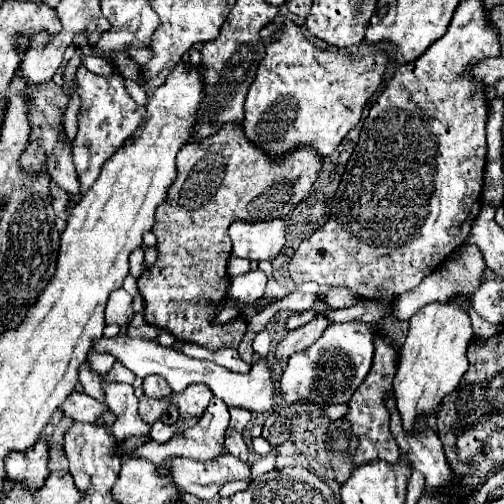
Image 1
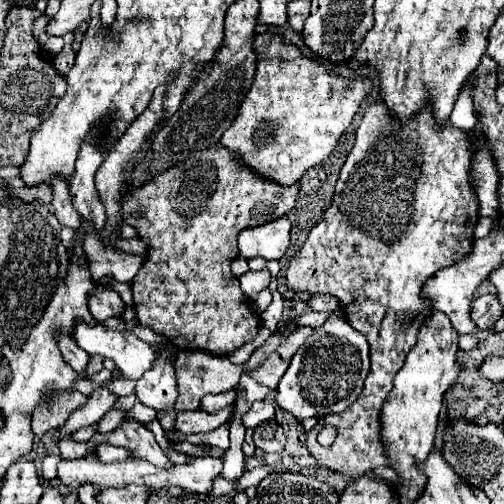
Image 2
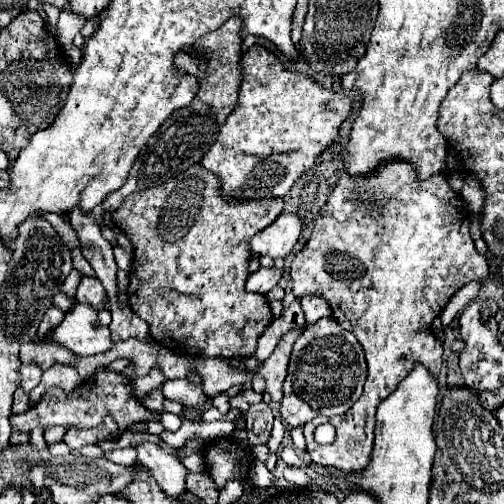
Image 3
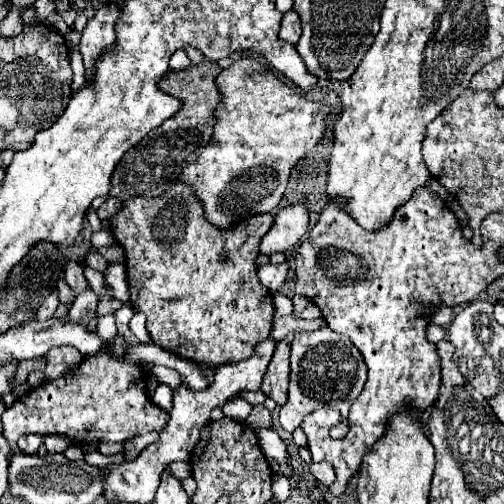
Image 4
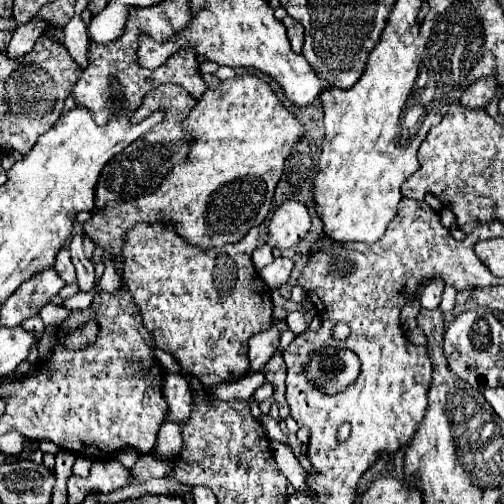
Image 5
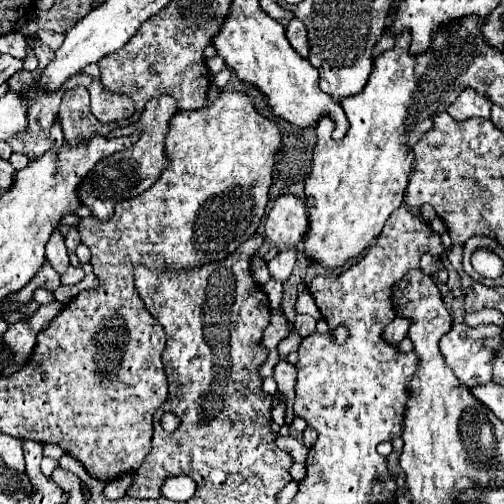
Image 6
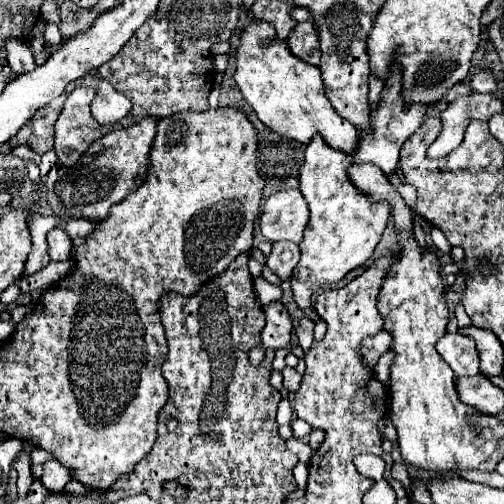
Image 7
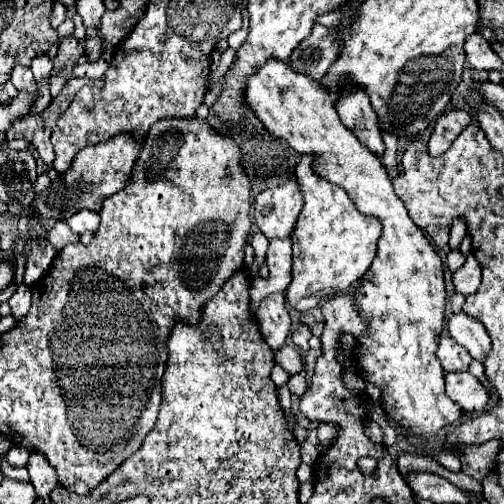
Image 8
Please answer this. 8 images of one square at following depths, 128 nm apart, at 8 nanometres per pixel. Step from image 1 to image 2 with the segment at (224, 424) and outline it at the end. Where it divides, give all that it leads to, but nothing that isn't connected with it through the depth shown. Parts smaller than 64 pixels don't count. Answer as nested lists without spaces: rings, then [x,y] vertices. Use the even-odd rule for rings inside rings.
[[[156,364],[156,368],[146,372],[136,382],[136,396],[142,404],[152,406],[158,412],[158,422],[162,428],[174,428],[174,418],[178,414],[174,408],[178,384],[172,364]],[[222,392],[222,394],[216,394],[216,396],[208,396],[206,398],[206,412],[216,414],[230,404],[232,404],[232,392]],[[100,444],[98,458],[102,462],[124,462],[124,460],[132,460],[134,456],[126,448],[114,448],[110,444]]]

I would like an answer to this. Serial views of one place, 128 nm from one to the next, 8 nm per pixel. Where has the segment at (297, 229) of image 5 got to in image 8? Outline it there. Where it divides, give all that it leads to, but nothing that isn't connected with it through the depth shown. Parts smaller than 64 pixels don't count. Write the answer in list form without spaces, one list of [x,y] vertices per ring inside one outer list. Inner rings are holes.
[[[294,180],[278,186],[278,188],[268,188],[264,192],[260,192],[256,196],[256,202],[254,202],[254,218],[256,218],[256,224],[260,228],[260,232],[272,240],[272,238],[288,238],[292,236],[294,228],[296,228],[296,220],[300,216],[300,210],[302,210],[302,194],[298,190],[298,184]]]

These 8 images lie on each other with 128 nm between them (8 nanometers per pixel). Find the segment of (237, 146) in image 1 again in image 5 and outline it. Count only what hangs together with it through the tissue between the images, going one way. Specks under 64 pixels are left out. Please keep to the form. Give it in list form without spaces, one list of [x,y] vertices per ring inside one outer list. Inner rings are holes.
[[[138,222],[124,236],[124,280],[142,314],[144,328],[152,334],[158,348],[172,354],[180,366],[188,374],[196,376],[206,388],[210,384],[230,382],[232,378],[248,372],[250,336],[268,330],[274,322],[270,288],[260,280],[250,258],[256,248],[266,244],[267,232],[264,224],[258,224],[240,242],[224,244],[222,248],[202,248],[188,244],[182,236],[178,236],[170,222]]]

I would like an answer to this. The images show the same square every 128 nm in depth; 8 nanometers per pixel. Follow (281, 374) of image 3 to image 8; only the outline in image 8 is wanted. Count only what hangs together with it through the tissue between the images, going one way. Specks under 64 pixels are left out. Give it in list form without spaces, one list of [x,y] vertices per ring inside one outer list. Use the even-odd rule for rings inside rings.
[[[306,370],[298,372],[298,374],[292,374],[290,380],[288,380],[288,390],[296,396],[302,396],[304,394],[304,388],[306,388]]]

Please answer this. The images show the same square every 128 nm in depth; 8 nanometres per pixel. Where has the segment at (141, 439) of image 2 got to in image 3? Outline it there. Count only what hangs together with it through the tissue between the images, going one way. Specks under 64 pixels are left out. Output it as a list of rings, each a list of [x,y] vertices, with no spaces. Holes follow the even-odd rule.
[[[152,442],[132,444],[132,448],[136,450],[136,460],[150,468],[150,472],[156,478],[158,486],[168,496],[178,496],[186,490],[188,470],[178,460],[178,456],[166,452],[162,446],[156,446]]]

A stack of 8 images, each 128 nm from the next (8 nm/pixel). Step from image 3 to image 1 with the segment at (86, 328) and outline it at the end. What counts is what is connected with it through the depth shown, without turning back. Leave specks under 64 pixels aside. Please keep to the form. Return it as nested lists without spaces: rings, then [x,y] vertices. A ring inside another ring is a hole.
[[[264,330],[254,340],[254,352],[258,354],[256,364],[252,364],[250,372],[246,372],[246,374],[234,374],[214,362],[188,358],[174,348],[160,346],[154,340],[128,338],[124,332],[120,332],[114,338],[102,338],[96,342],[96,352],[112,354],[116,360],[120,360],[126,368],[130,368],[140,378],[146,378],[148,374],[158,374],[158,376],[166,378],[166,382],[170,384],[170,388],[174,392],[184,392],[190,384],[206,384],[214,392],[214,396],[224,400],[228,406],[246,408],[246,410],[258,412],[258,414],[272,414],[274,406],[276,406],[274,400],[280,398],[280,390],[274,382],[274,370],[272,370],[272,364],[268,362],[268,350],[270,350],[270,334]]]

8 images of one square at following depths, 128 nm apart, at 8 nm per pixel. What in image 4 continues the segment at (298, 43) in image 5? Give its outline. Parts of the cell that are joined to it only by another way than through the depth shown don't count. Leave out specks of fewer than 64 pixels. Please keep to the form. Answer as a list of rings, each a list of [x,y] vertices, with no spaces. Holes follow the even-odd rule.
[[[288,10],[282,18],[282,28],[280,28],[280,38],[290,42],[290,44],[298,44],[298,38],[302,34],[302,22],[296,10]]]

